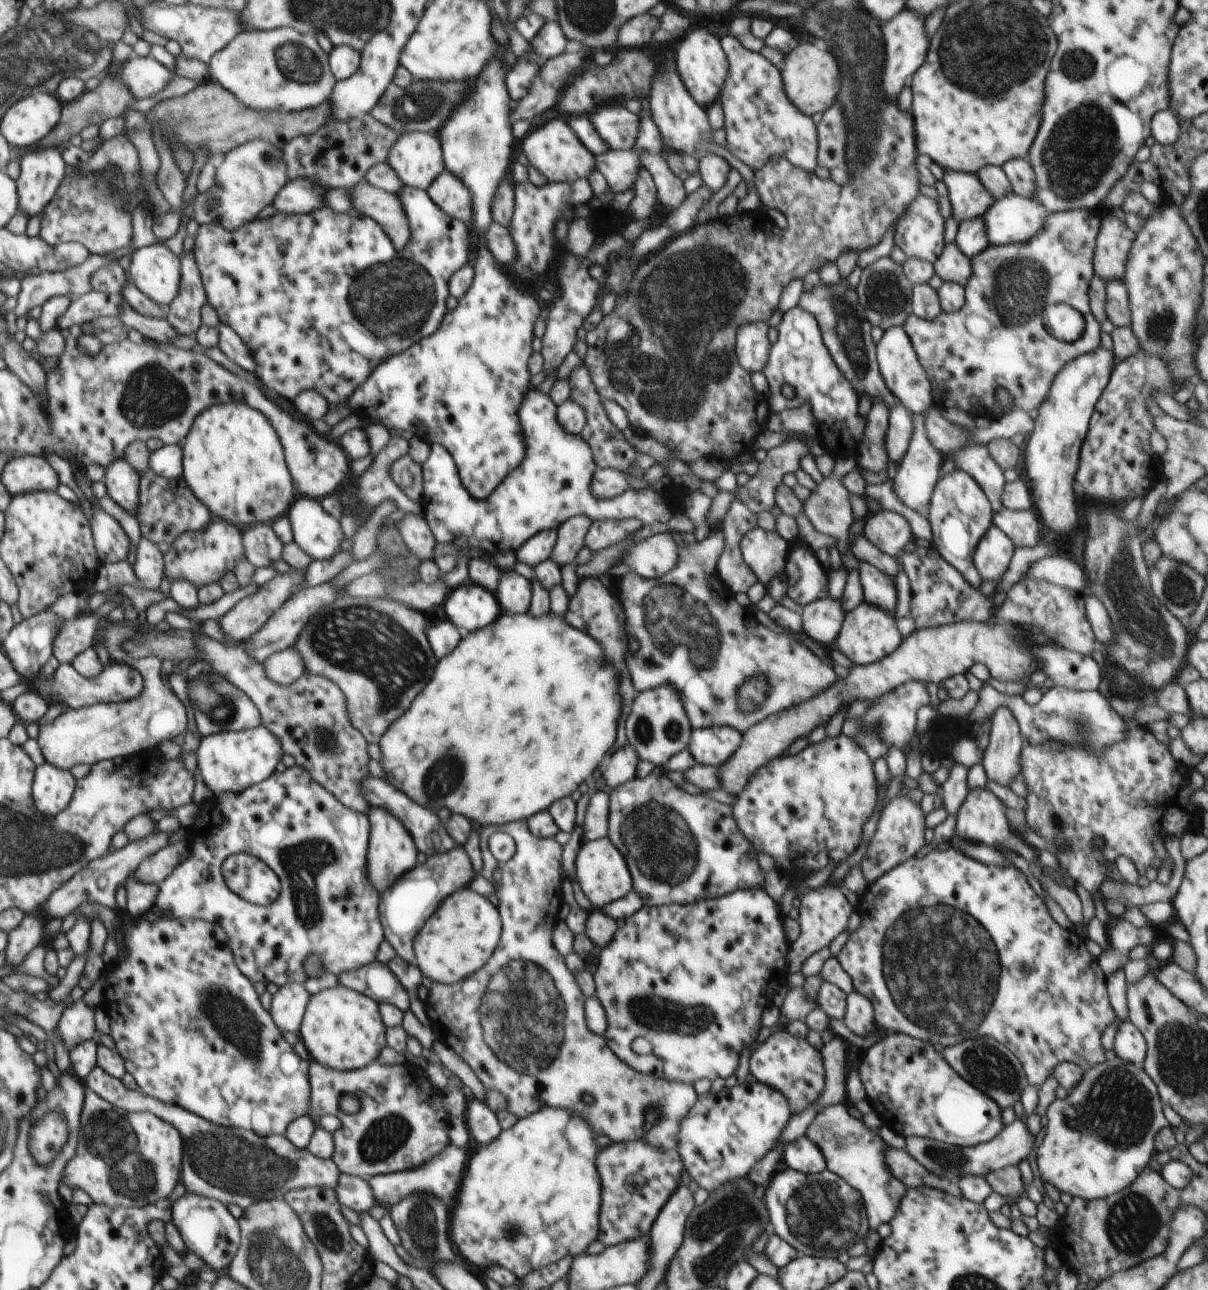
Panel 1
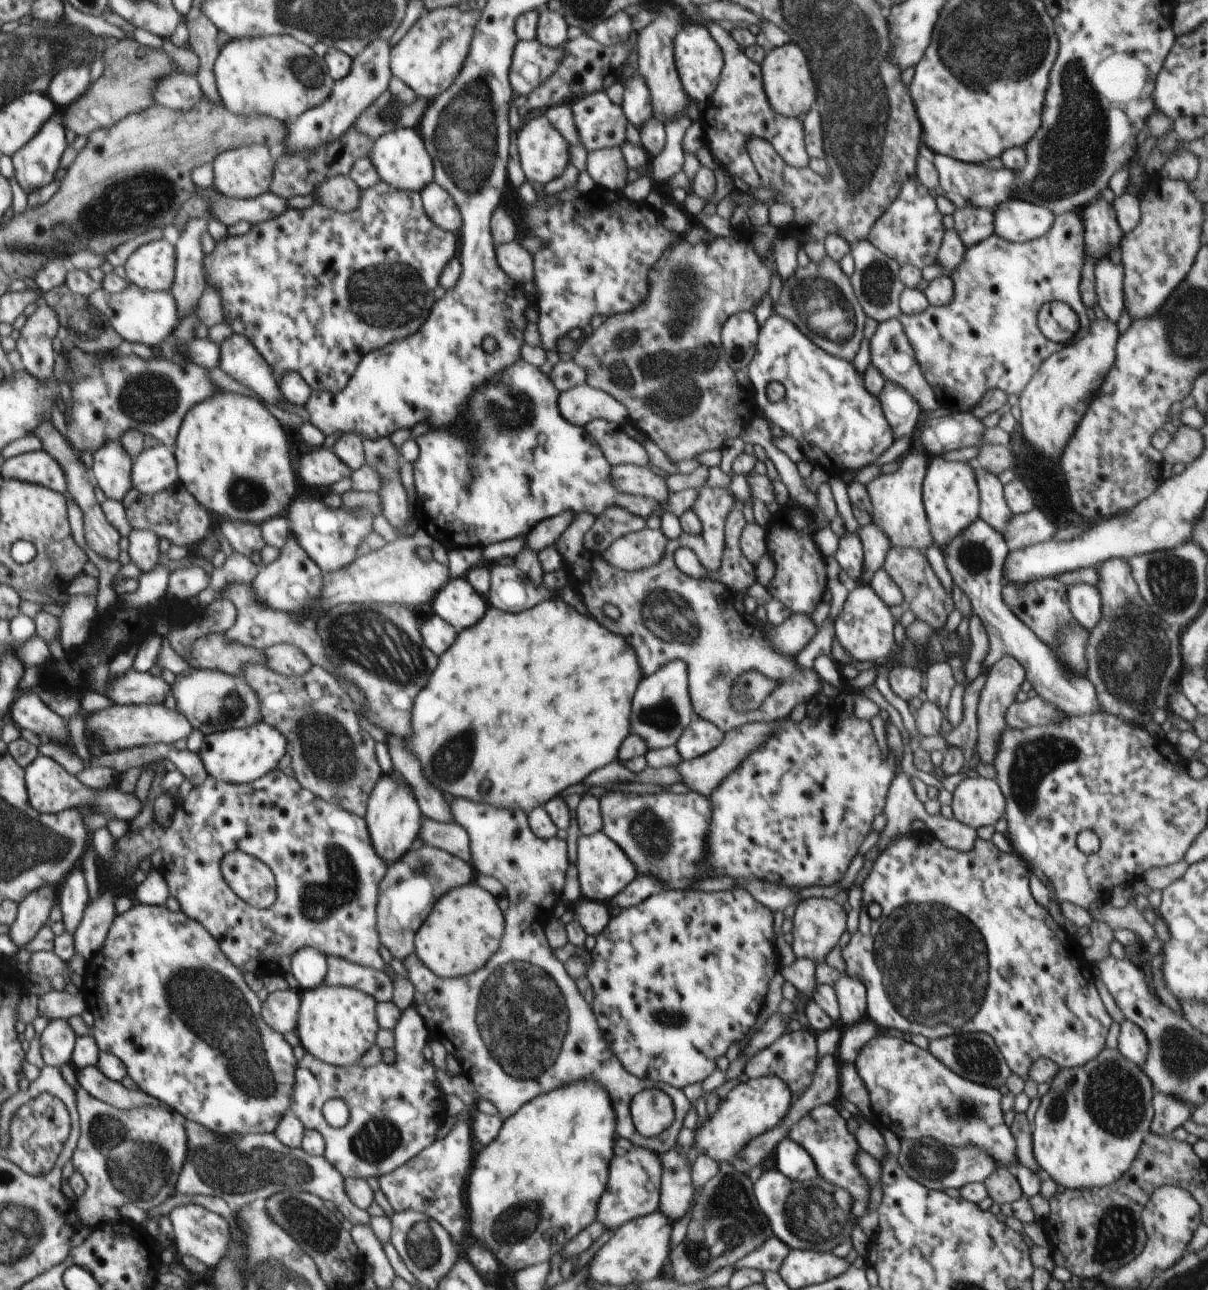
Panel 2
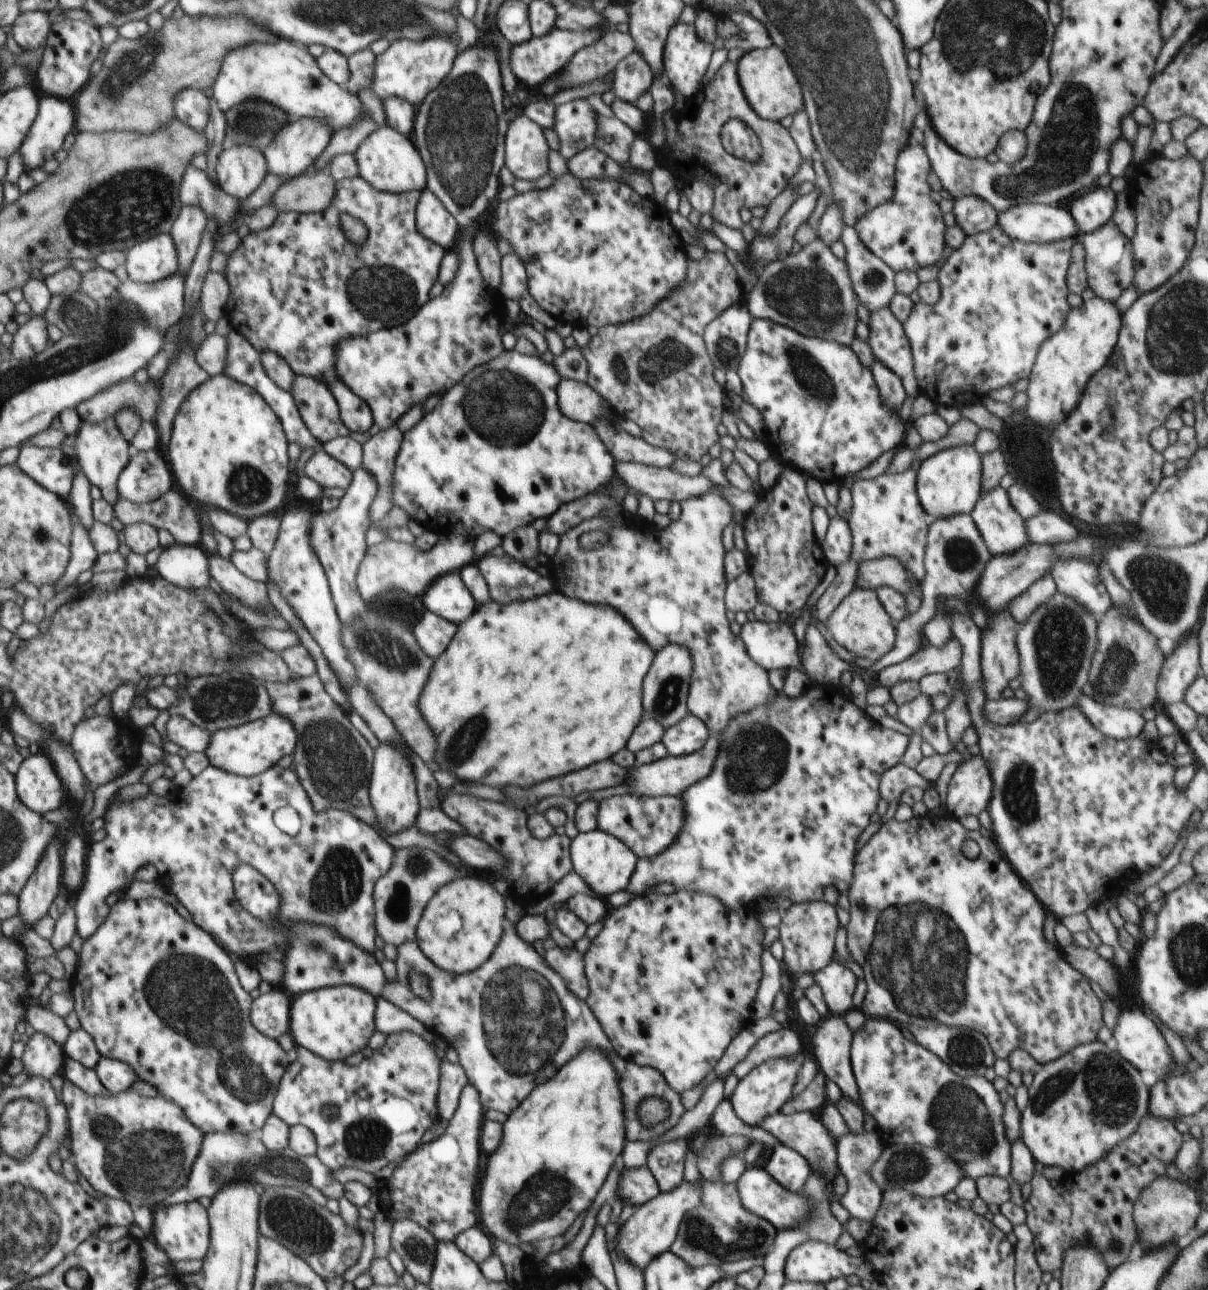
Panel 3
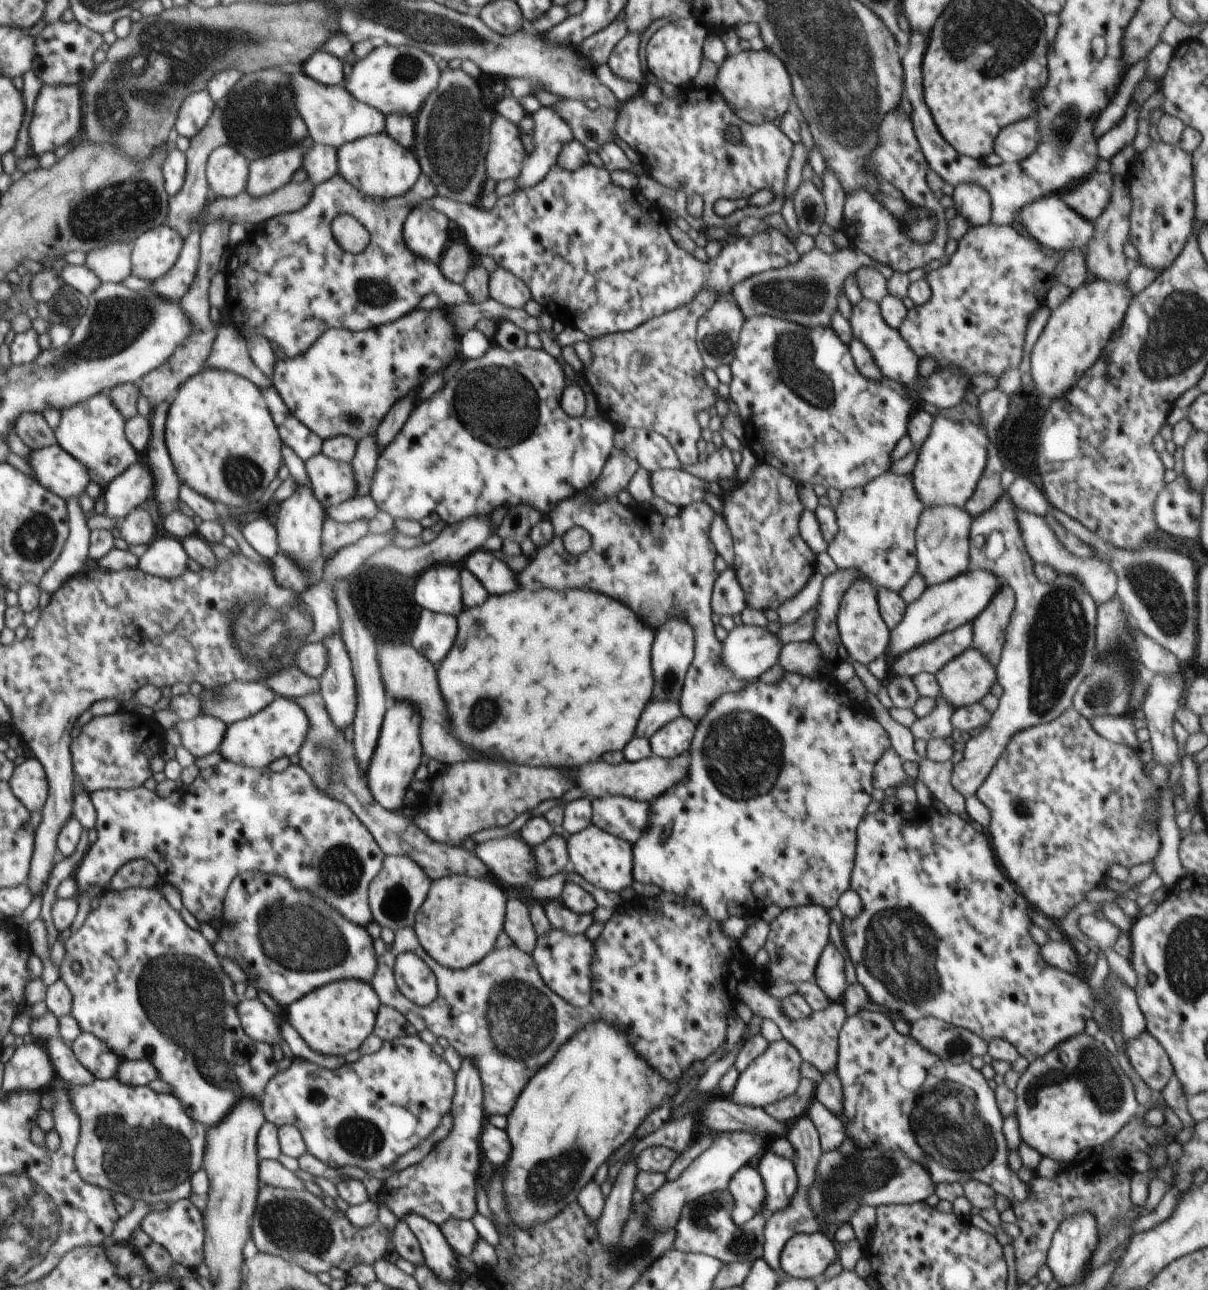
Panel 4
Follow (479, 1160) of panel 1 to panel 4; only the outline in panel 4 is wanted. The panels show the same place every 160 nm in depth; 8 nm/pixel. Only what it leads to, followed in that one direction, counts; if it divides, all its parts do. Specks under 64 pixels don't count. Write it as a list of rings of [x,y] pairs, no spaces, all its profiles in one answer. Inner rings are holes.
[[[592,1018],[590,1026],[584,1026],[578,1036],[570,1038],[556,1052],[556,1056],[532,1076],[532,1080],[518,1096],[513,1110],[507,1116],[508,1126],[505,1132],[510,1138],[510,1158],[504,1166],[496,1168],[495,1172],[502,1172],[506,1208],[512,1224],[518,1228],[532,1228],[540,1222],[552,1220],[570,1202],[577,1202],[580,1190],[595,1178],[598,1168],[608,1161],[614,1152],[629,1142],[647,1115],[672,1100],[677,1092],[687,1086],[691,1078],[700,1075],[700,1080],[704,1072],[706,1066],[702,1060],[698,1060],[692,1064],[692,1068],[684,1072],[678,1082],[670,1084],[670,1080],[662,1078],[660,1072],[656,1072],[648,1062],[636,1056],[624,1030],[604,1022],[602,1018],[596,1022]]]

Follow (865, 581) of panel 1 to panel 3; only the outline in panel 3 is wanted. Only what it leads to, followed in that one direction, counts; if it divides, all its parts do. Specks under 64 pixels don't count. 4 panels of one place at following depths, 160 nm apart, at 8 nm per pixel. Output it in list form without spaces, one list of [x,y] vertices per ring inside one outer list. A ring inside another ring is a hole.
[[[840,516],[831,519],[821,550],[828,565],[833,565],[835,568],[851,560],[852,532],[850,532],[848,521]]]

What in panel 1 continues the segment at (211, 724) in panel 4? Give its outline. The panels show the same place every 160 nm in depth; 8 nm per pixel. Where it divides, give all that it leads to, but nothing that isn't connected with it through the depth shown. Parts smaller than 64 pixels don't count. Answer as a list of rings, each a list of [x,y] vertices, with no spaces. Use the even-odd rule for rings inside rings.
[[[157,657],[131,658],[126,665],[134,668],[143,677],[140,696],[120,703],[97,703],[80,709],[68,709],[50,724],[40,725],[38,740],[28,739],[21,745],[34,765],[47,761],[70,771],[78,764],[94,765],[104,760],[113,760],[142,753],[164,741],[187,732],[187,715],[182,700],[166,686],[159,675],[160,660]]]

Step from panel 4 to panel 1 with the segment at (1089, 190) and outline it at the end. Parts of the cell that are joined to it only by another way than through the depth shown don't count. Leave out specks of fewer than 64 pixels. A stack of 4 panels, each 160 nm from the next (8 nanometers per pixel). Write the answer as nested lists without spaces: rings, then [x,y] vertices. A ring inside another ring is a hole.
[[[1114,213],[1100,220],[1100,231],[1094,246],[1094,273],[1105,282],[1124,277],[1126,258],[1135,240],[1135,233]]]

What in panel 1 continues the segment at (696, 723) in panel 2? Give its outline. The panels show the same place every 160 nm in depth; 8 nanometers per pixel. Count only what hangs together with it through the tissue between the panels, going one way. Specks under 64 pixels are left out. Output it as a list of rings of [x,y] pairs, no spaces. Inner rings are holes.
[[[730,726],[694,728],[687,749],[696,763],[718,767],[734,756],[740,740],[742,733]]]

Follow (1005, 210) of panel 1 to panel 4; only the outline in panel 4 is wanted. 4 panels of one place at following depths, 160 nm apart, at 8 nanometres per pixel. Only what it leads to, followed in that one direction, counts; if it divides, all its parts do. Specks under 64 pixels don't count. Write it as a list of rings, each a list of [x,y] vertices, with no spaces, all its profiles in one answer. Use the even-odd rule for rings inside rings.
[[[1059,194],[1044,196],[1034,203],[1029,203],[1019,213],[1022,228],[1025,227],[1030,236],[1039,244],[1054,251],[1080,249],[1092,240],[1092,236],[1096,232],[1094,224],[1090,220],[1086,220],[1084,216],[1080,216],[1078,212],[1074,212],[1072,208],[1066,206]]]

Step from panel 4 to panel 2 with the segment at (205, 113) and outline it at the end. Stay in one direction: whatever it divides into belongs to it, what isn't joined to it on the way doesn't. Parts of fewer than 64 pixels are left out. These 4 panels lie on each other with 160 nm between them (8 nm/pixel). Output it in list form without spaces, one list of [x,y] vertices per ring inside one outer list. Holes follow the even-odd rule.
[[[179,71],[159,80],[152,94],[154,103],[178,112],[192,110],[203,96],[196,76]]]

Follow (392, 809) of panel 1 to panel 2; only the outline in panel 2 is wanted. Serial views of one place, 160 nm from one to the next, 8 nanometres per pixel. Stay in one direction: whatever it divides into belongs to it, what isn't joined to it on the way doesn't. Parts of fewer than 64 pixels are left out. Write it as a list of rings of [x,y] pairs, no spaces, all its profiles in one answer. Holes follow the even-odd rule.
[[[424,818],[419,836],[423,838],[423,844],[440,848],[466,863],[472,863],[470,840],[461,825],[454,822],[435,822]]]

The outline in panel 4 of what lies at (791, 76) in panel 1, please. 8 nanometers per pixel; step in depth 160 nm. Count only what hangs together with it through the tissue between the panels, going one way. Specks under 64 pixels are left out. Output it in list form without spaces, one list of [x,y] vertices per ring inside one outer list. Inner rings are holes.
[[[766,49],[729,55],[719,67],[713,88],[740,120],[752,125],[772,123],[776,118],[782,119],[789,112],[790,102],[794,98],[790,74],[780,58]]]

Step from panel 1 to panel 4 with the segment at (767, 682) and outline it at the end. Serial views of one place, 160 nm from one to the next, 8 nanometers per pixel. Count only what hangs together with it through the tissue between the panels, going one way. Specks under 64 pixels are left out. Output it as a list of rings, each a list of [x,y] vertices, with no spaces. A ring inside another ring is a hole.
[[[590,489],[582,490],[574,494],[572,498],[566,498],[558,502],[558,506],[548,514],[552,526],[554,526],[554,537],[546,546],[537,548],[532,558],[528,558],[528,564],[521,572],[516,572],[518,586],[526,590],[536,591],[542,588],[553,590],[568,590],[568,588],[586,588],[600,594],[606,594],[613,600],[628,606],[644,624],[650,626],[656,634],[660,626],[666,624],[672,616],[684,616],[686,622],[692,626],[695,637],[695,661],[690,664],[688,675],[685,677],[680,702],[681,715],[687,717],[694,723],[700,722],[710,708],[712,702],[716,702],[726,692],[740,692],[749,682],[744,682],[734,676],[724,664],[722,664],[722,642],[716,638],[715,625],[712,622],[712,592],[715,580],[720,573],[714,568],[716,559],[716,548],[710,540],[710,524],[716,516],[716,512],[704,501],[697,501],[686,508],[674,518],[660,518],[660,534],[654,536],[650,528],[650,511],[644,508],[631,506],[626,507],[619,503],[616,496],[610,496],[606,500],[596,500]],[[584,527],[591,534],[591,548],[584,554],[572,556],[562,546],[562,536],[570,528]]]

